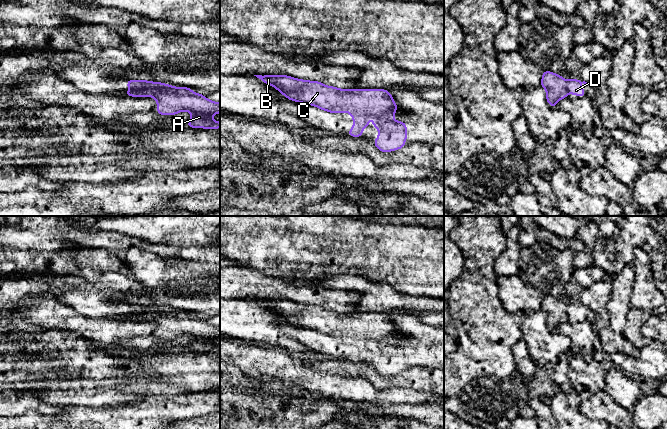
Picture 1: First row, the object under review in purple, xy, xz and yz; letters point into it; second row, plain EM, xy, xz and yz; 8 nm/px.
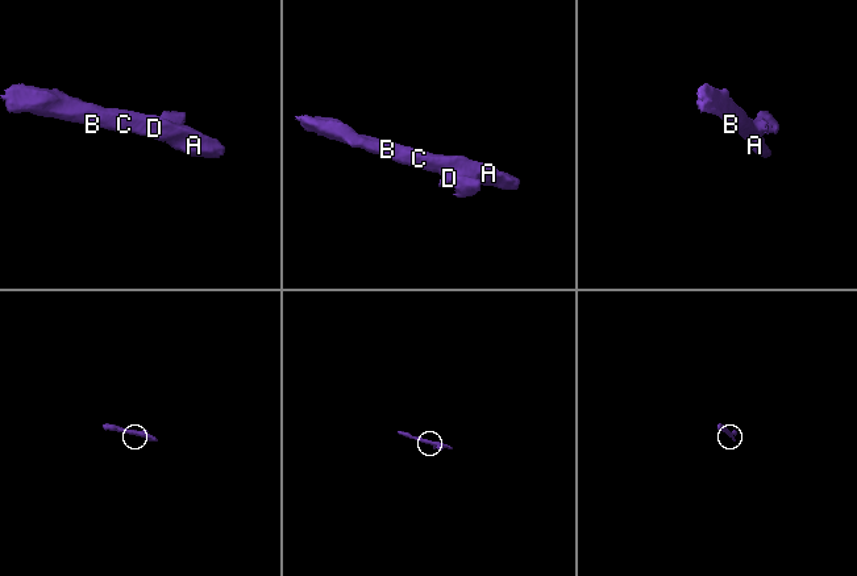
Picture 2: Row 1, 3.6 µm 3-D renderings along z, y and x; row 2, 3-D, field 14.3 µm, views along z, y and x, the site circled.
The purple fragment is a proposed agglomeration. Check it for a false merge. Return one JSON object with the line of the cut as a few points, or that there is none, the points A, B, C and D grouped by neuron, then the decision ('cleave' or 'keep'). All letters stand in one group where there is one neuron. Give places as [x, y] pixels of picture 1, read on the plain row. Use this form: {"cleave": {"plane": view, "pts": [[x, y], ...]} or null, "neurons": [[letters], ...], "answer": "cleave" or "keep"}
{"cleave": {"plane": "xz", "pts": [[350, 336], [366, 339], [388, 338], [392, 341]]}, "neurons": [["A", "B", "C"], ["D"]], "answer": "cleave"}

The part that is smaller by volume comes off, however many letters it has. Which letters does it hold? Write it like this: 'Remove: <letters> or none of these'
Remove: D

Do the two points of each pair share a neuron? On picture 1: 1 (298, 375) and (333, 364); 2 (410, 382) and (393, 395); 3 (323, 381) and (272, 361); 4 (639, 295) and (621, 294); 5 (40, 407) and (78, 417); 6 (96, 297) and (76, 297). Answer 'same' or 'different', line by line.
1: different
2: different
3: same
4: different
5: different
6: same

